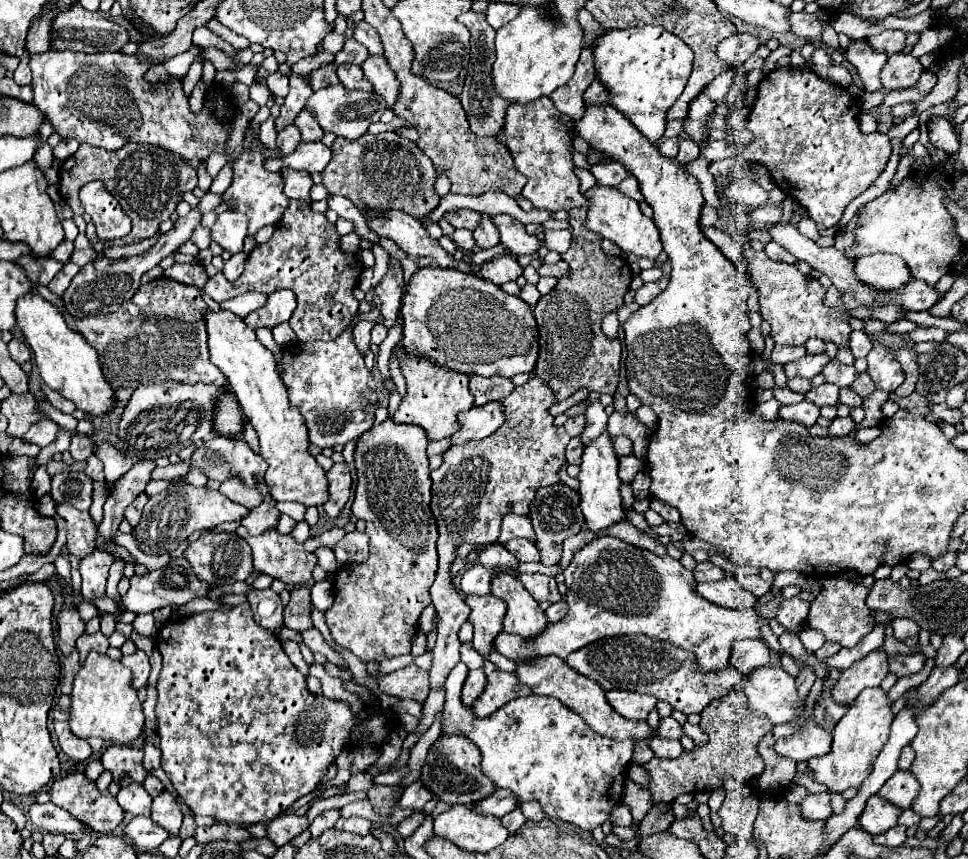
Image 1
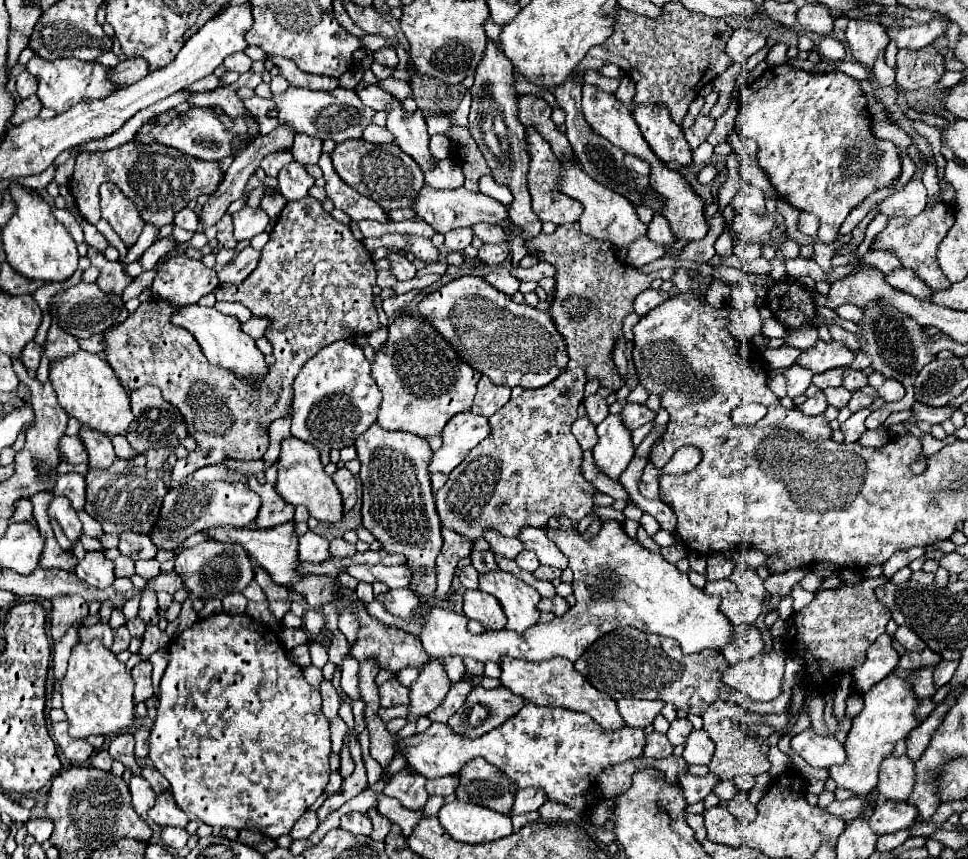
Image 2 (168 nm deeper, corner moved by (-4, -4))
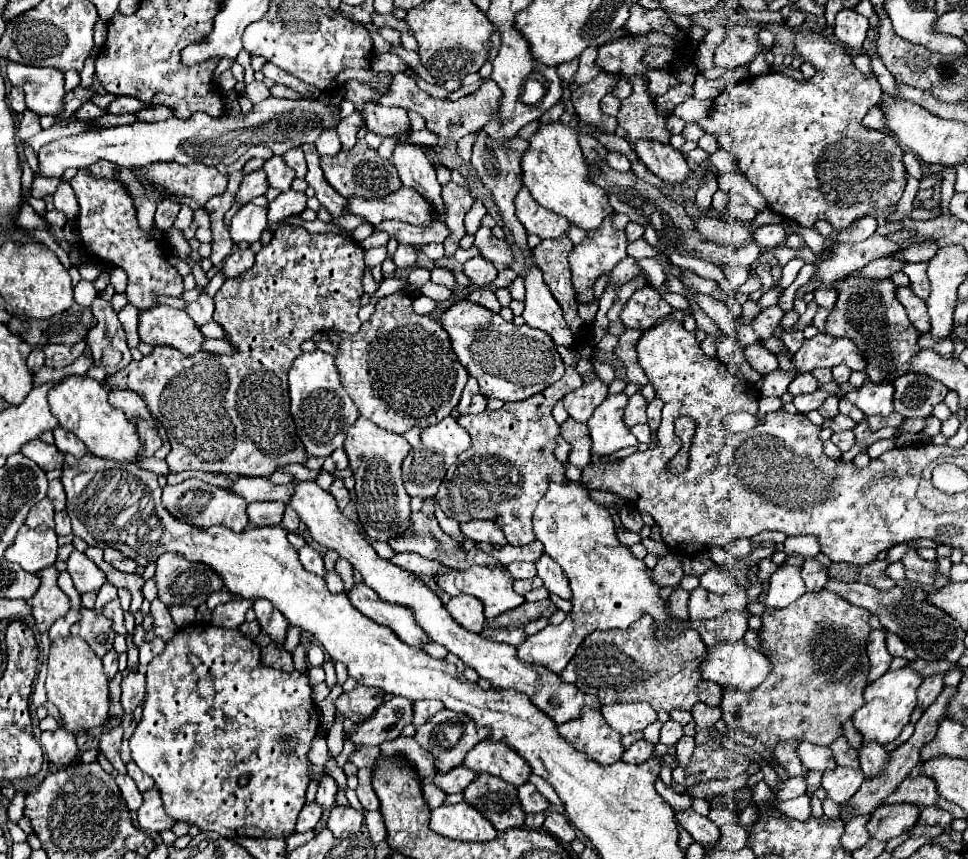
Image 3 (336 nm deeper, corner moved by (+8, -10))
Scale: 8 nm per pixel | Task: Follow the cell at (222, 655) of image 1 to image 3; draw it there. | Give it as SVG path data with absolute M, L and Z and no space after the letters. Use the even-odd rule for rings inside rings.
M193 624L187 628L177 630L177 634L167 642L165 650L153 658L147 666L147 696L143 704L143 718L137 724L133 738L129 740L131 746L131 758L133 762L155 780L155 786L161 792L163 808L173 820L183 820L187 824L197 826L203 832L217 832L225 838L287 838L293 834L295 820L305 806L305 792L311 782L311 762L307 758L311 750L311 742L317 736L319 730L319 714L315 710L315 704L311 700L311 686L305 674L301 672L283 672L273 670L271 666L261 666L261 652L259 646L245 638L241 630L237 628L219 628L213 624ZM239 778L249 778L245 786L239 784Z

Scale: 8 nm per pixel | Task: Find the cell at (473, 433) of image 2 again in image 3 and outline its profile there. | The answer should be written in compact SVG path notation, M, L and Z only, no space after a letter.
M447 416L439 424L425 428L421 432L421 446L417 450L411 450L403 462L403 480L405 480L407 494L421 496L421 498L437 494L437 488L439 488L445 472L449 470L449 466L453 466L457 456L463 450L467 450L469 444L471 444L469 432L465 428L461 428L461 424L453 416Z

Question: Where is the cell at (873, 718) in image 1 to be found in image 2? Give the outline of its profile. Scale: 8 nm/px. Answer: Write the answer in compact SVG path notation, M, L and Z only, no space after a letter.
M889 674L885 680L877 682L867 694L863 694L865 708L853 718L851 732L845 742L847 762L841 766L831 766L831 778L837 782L837 788L851 790L857 796L865 796L877 784L877 770L885 756L889 756L897 744L897 740L907 738L907 734L917 726L915 710L919 706L919 698L907 686L905 678Z

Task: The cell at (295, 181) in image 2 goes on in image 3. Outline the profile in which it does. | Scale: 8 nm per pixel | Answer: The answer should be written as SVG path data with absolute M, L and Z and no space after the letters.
M271 156L263 168L267 172L267 180L269 180L271 188L277 188L279 192L287 192L291 188L295 174L289 166L285 166L281 156Z

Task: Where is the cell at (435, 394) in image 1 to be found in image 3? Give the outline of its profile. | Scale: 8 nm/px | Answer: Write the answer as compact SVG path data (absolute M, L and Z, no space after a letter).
M403 292L381 298L375 304L375 314L371 316L371 320L365 322L355 336L345 332L339 332L339 336L341 352L335 356L335 362L343 376L343 386L357 404L359 414L379 428L395 434L405 434L415 426L425 430L427 426L441 422L451 414L451 410L457 408L469 374L453 354L449 336L441 328L441 324L435 318L415 314L411 308L411 298L407 298Z

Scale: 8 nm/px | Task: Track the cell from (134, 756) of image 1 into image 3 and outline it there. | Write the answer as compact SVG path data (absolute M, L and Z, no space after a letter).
M117 726L117 728L111 728L109 732L105 732L99 740L99 750L107 756L107 760L113 764L113 768L119 772L119 774L127 774L125 770L125 764L121 762L119 758L119 748L121 748L121 736L123 736L123 730Z

